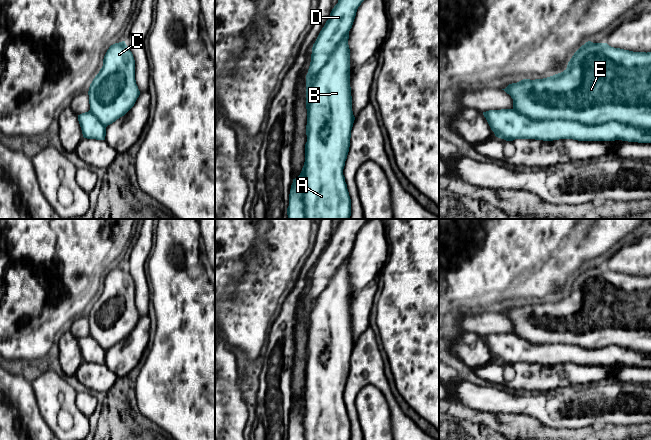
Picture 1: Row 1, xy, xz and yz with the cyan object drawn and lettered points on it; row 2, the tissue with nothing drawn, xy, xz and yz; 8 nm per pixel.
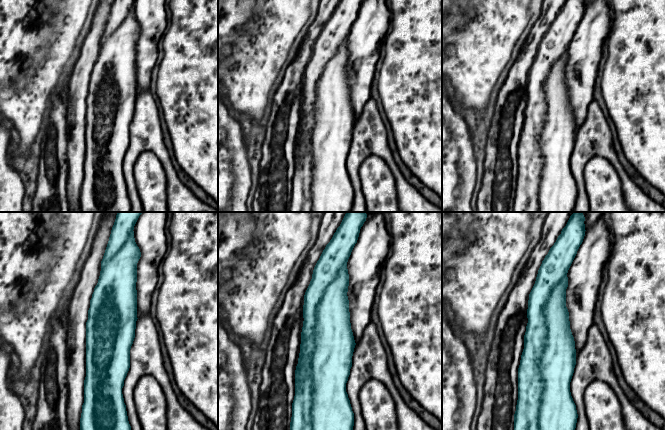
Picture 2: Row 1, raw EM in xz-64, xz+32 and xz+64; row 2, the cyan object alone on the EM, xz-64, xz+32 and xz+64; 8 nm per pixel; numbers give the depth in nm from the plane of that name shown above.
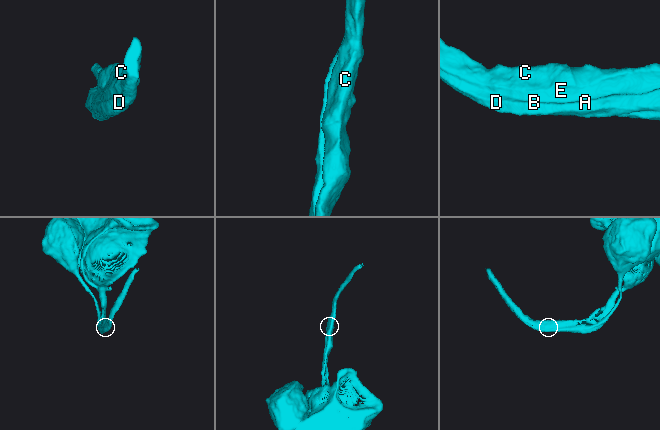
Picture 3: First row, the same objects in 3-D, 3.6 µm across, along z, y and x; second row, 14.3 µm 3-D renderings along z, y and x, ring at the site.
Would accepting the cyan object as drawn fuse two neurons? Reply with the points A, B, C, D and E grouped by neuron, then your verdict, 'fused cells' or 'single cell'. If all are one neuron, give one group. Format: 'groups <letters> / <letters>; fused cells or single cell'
groups A B C E / D; fused cells

